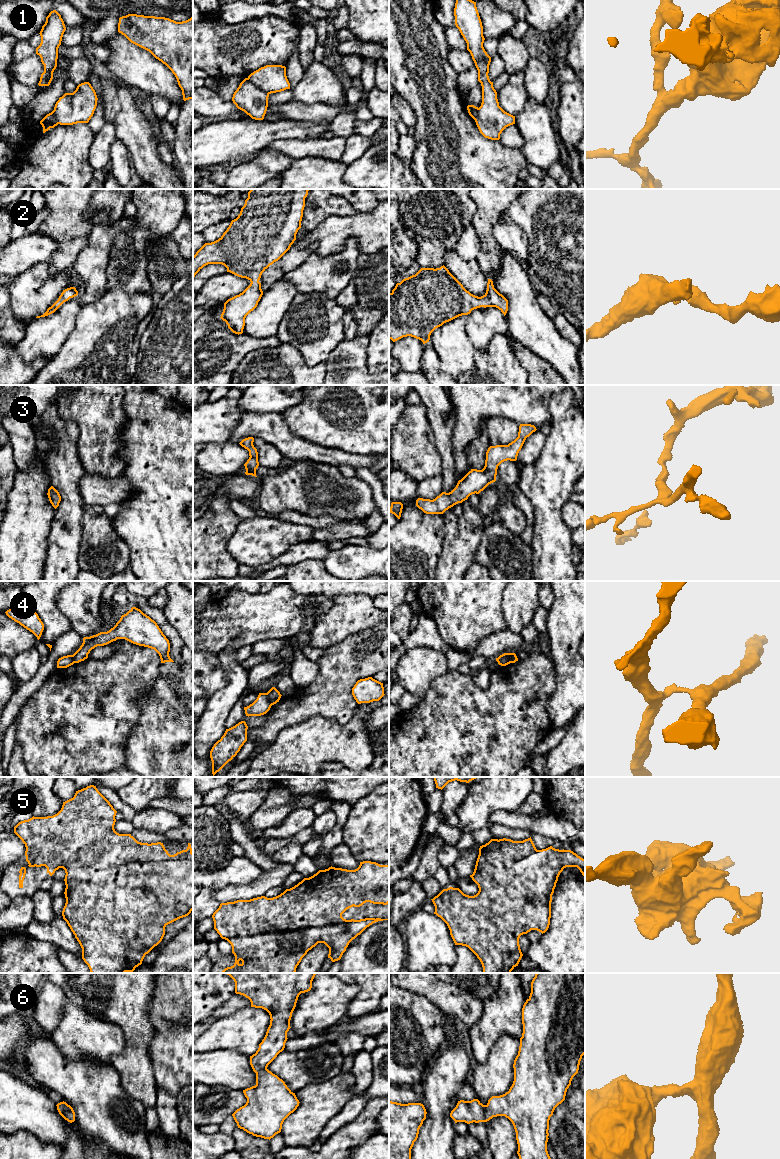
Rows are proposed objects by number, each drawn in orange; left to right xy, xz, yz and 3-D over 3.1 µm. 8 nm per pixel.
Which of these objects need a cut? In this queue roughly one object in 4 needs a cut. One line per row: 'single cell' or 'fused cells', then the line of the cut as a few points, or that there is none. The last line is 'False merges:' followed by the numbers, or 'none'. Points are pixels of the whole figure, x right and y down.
1: fused cells; cut xz (247, 78), (268, 94)
2: single cell; cut none
3: single cell; cut none
4: fused cells; cut xz (265, 693), (271, 705)
5: single cell; cut none
6: single cell; cut none
False merges: 1, 4

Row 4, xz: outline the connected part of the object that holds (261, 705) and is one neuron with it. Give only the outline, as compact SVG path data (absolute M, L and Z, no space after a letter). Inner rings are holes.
M259 693L257 699L247 707L244 707L246 716L261 716L266 714L270 708L271 703L266 693Z

